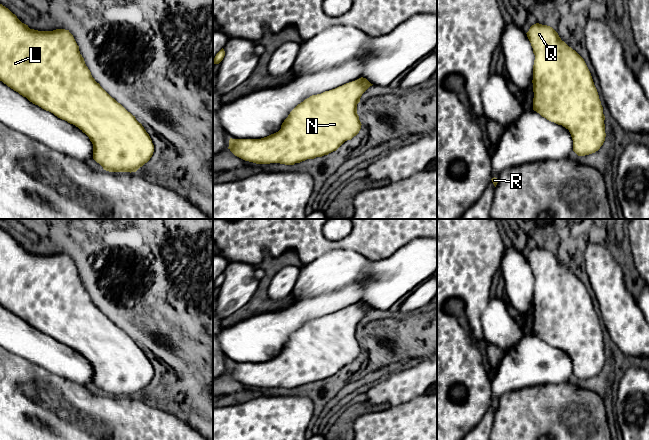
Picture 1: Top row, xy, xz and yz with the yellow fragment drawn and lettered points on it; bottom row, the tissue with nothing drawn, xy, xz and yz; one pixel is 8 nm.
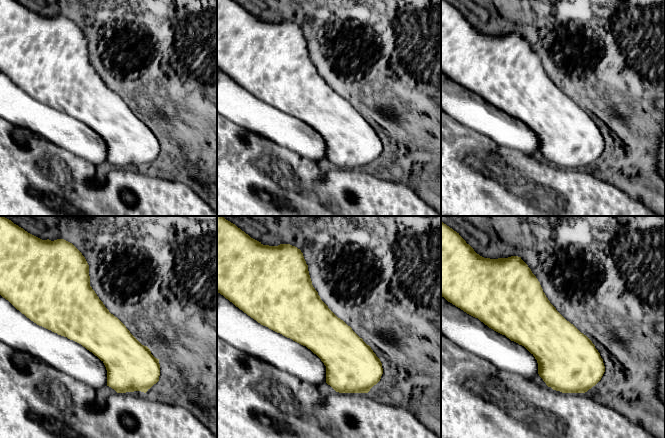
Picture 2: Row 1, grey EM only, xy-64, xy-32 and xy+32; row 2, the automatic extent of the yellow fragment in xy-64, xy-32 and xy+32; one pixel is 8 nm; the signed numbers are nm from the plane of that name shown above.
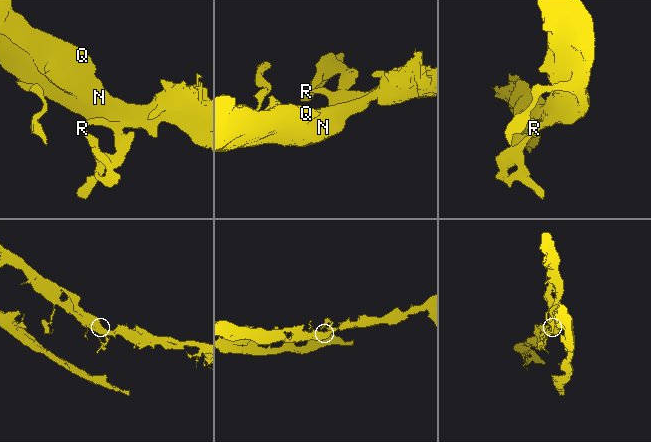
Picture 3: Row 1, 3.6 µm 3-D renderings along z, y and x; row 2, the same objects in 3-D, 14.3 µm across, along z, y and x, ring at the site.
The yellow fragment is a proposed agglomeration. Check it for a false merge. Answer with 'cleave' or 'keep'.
keep

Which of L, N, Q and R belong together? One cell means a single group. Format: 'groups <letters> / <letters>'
groups L N Q R

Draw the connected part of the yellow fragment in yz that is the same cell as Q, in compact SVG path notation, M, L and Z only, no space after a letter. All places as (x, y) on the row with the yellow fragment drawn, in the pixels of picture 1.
M536 23L526 33L535 55L533 65L533 110L569 130L578 156L595 153L606 137L605 116L591 73L584 59L550 26Z

